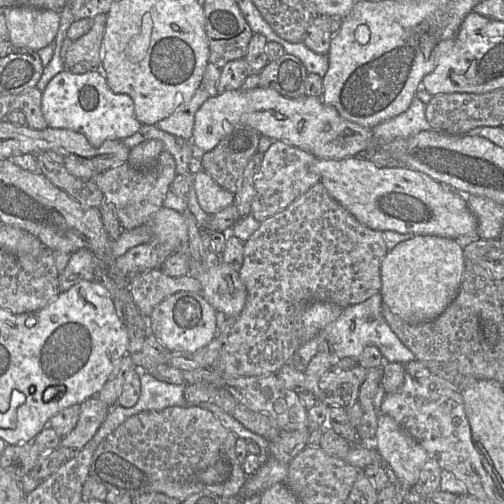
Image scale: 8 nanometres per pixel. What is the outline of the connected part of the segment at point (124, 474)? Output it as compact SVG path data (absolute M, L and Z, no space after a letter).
M199 405L144 411L128 418L99 444L92 457L90 475L108 491L125 493L132 498L157 492L182 503L190 495L202 491L210 491L220 497L237 496L247 480L235 454L237 439L210 410Z

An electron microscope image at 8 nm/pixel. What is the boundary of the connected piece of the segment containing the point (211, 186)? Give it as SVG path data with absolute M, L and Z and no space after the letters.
M204 170L193 175L193 189L200 208L209 215L234 203L234 194L221 188Z

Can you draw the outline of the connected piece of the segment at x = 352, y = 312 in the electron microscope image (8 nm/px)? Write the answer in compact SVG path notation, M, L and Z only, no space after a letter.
M379 292L362 303L345 307L335 321L329 323L313 339L300 346L297 355L302 364L307 367L309 362L319 353L318 345L322 339L329 342L331 352L334 352L339 359L345 357L358 359L365 347L376 346L384 356L385 363L397 362L405 365L415 360L416 357L413 352L401 342L383 317L381 313L382 304L382 294Z

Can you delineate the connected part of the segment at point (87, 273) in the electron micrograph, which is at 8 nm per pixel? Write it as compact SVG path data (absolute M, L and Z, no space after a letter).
M86 249L72 253L66 268L59 274L60 293L68 291L82 280L93 281L95 270L100 265L95 255Z

